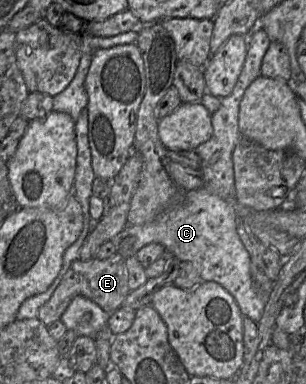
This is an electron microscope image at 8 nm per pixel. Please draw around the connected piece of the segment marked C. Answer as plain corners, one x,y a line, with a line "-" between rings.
257,27
250,33
248,36
249,49
239,79
231,94
221,98
220,107
217,111
212,113
212,136
209,140
200,144
196,148
196,152
201,159
199,169
201,169
203,173
205,186
190,191
184,191
183,199
172,204
161,214
160,217
141,225
127,224
117,236
122,238
126,236
132,236
135,239
133,246
135,252
138,252
142,246
150,242
158,242
162,244
165,249
174,254
179,260
192,262
198,269
202,281
216,281
227,287
236,297
241,313
249,315
254,320
261,319
266,306
266,301
257,292
254,286
250,273
250,255
238,234
236,214
236,204
238,203
233,202
235,183
232,154
241,136
239,131
240,102
249,85
261,75
263,58
267,52
267,49
269,48
270,43
271,40
263,28

